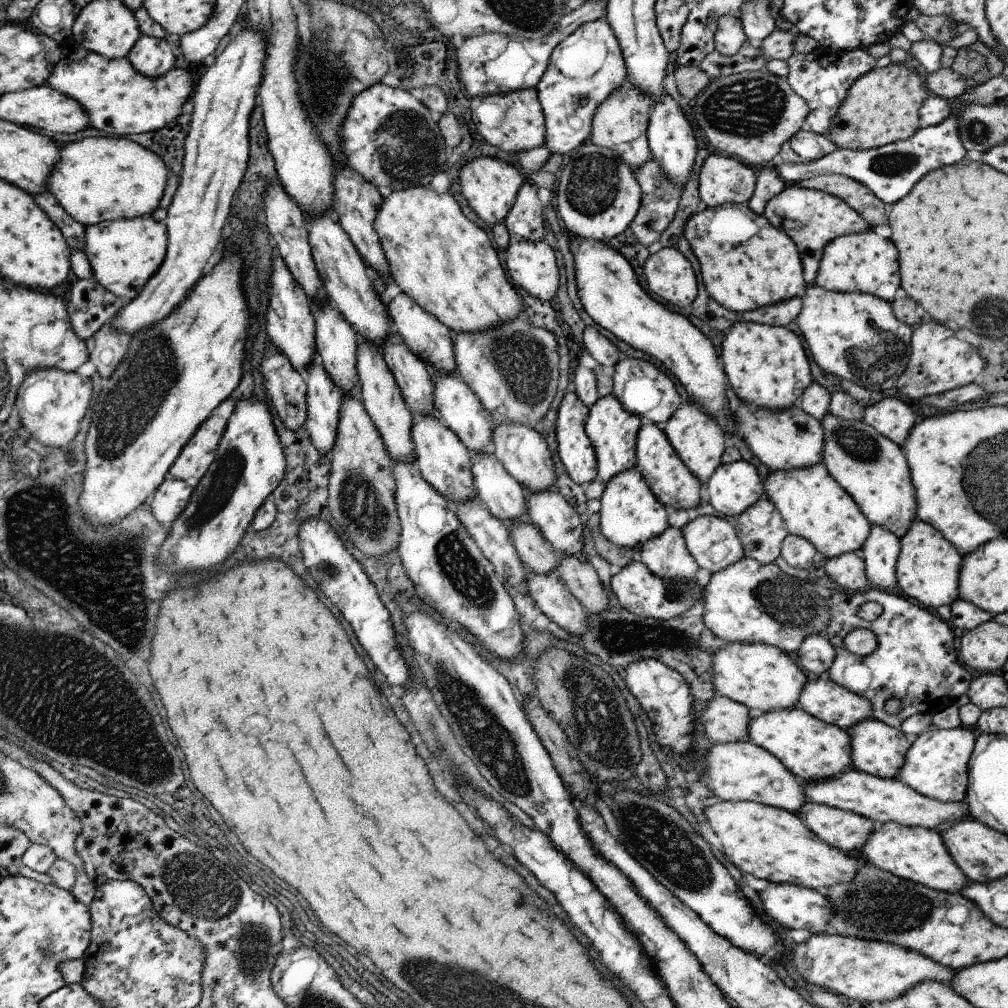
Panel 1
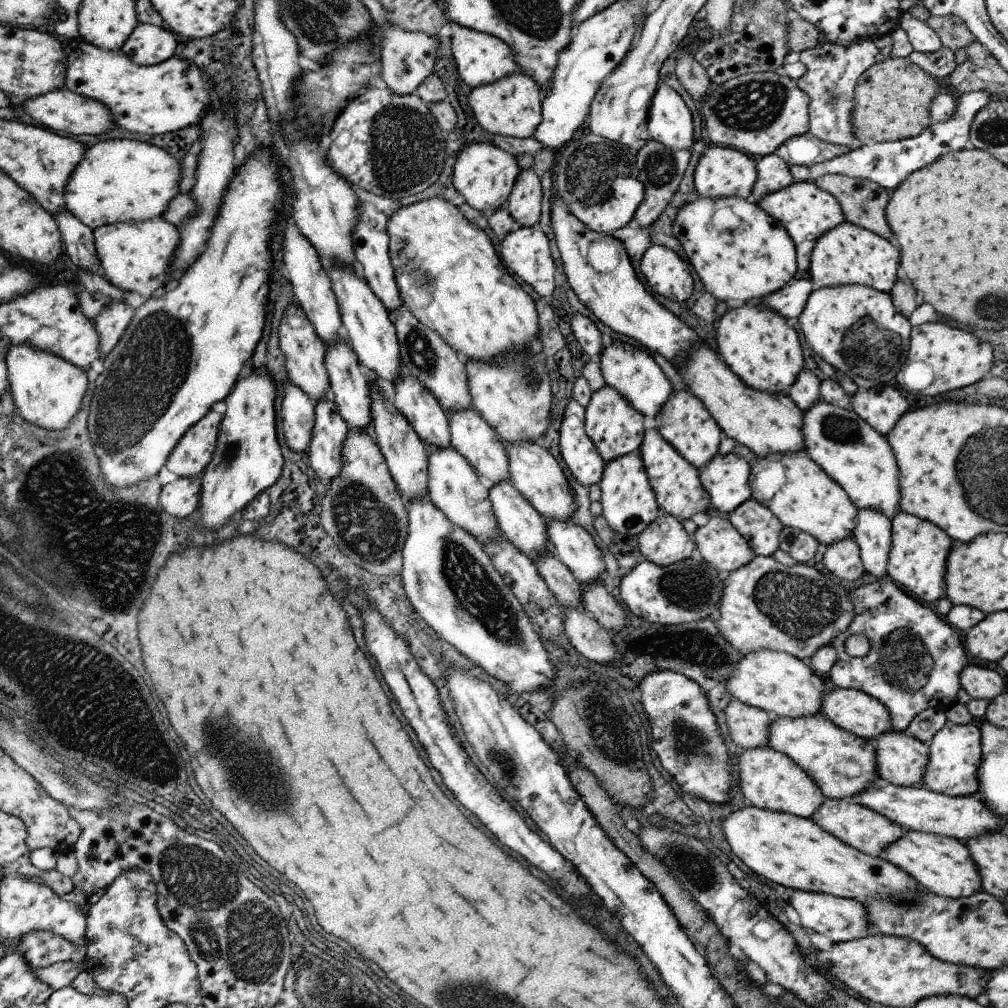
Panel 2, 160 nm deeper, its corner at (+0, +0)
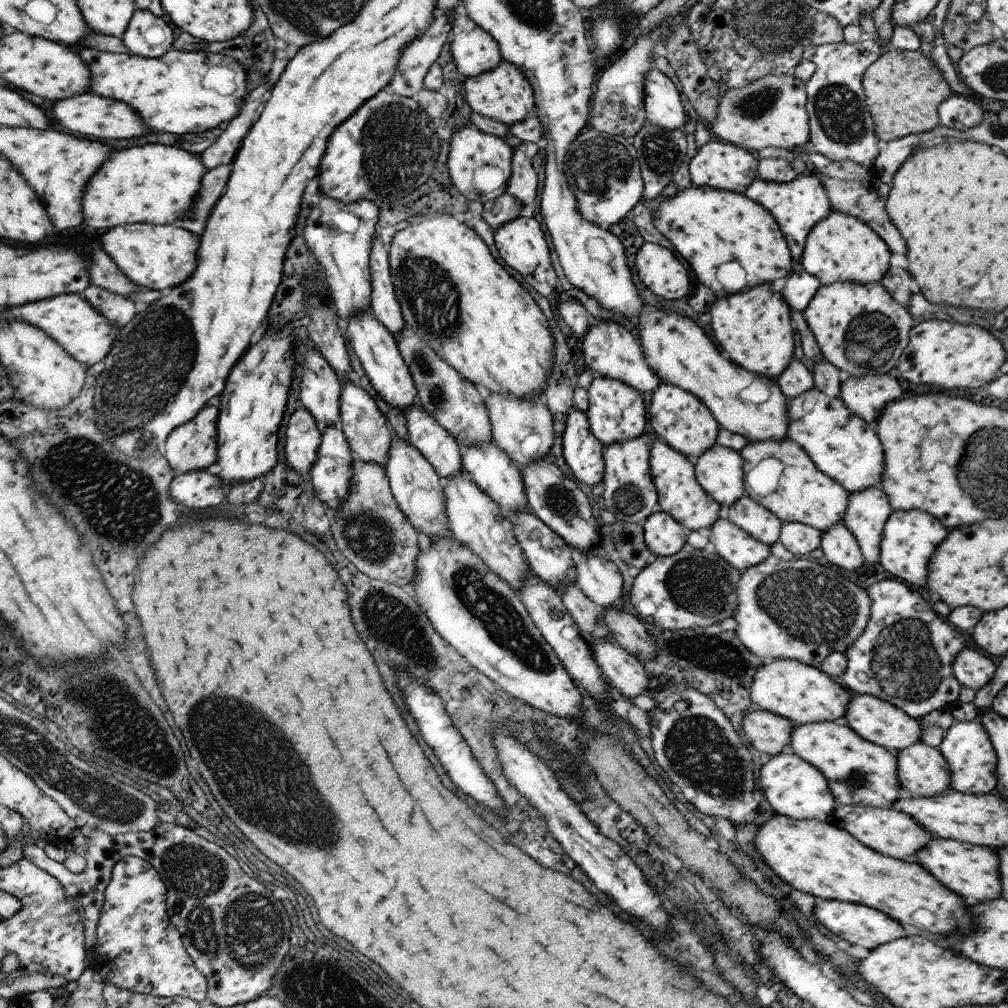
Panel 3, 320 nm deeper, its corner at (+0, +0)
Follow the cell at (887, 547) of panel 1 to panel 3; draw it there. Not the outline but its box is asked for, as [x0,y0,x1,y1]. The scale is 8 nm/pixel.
[842,487,893,562]

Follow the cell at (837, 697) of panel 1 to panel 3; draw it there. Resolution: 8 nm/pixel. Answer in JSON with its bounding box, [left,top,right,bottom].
[844,695,923,752]

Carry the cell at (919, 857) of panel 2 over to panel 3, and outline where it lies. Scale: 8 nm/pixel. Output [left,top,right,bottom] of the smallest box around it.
[914,837,1001,907]

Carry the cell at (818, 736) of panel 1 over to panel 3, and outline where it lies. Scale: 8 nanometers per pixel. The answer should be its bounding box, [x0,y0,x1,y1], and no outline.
[789,718,910,808]

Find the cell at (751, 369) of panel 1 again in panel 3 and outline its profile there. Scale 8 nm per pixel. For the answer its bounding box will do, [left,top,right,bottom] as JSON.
[710,283,794,380]

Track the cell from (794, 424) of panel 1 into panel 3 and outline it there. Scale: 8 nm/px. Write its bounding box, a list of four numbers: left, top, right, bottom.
[637,308,788,441]

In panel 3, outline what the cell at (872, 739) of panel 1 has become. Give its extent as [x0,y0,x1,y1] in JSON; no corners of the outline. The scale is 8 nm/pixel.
[897,741,951,797]

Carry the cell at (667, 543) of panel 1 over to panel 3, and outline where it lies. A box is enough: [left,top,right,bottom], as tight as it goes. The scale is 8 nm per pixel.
[642,512,688,556]

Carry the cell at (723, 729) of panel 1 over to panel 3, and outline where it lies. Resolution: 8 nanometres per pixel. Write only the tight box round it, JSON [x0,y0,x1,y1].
[742,708,796,757]

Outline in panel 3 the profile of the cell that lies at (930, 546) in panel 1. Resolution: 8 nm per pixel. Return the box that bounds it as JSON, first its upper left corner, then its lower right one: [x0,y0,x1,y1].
[878,510,948,588]

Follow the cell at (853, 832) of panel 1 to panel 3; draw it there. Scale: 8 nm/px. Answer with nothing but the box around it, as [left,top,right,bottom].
[829,805,934,861]

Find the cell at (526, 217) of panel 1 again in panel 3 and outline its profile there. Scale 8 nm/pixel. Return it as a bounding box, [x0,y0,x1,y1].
[507,141,539,213]

